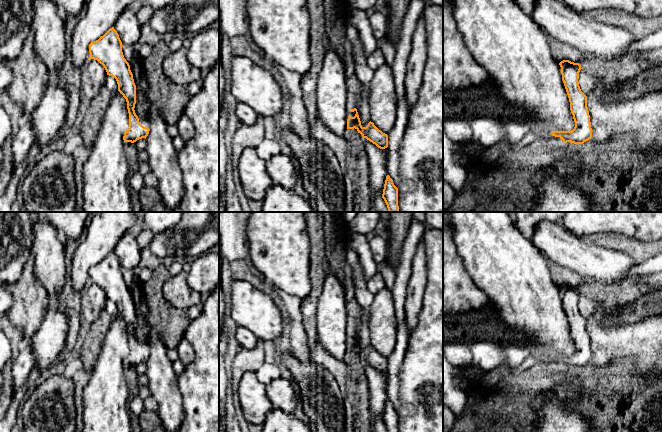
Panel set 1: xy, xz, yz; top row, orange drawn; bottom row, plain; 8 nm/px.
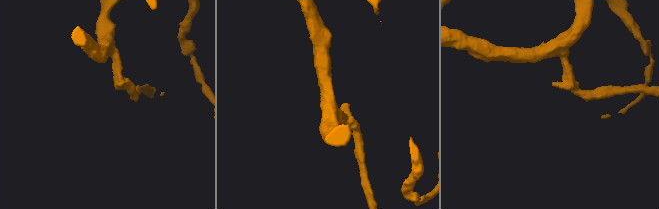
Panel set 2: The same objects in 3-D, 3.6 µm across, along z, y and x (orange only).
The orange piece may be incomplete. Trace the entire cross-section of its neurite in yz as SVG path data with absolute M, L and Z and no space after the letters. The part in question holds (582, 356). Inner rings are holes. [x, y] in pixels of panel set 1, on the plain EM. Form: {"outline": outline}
{"outline": "M563 284L559 289L575 351L571 355L554 355L551 359L560 361L564 367L583 368L592 362L592 352L587 331L587 320L581 315L578 306L579 296L582 292L579 287L569 284Z"}

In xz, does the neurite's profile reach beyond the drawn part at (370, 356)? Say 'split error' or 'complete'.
complete

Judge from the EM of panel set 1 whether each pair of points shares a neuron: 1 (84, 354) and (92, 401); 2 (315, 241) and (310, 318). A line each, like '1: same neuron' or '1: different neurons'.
1: different neurons
2: same neuron

